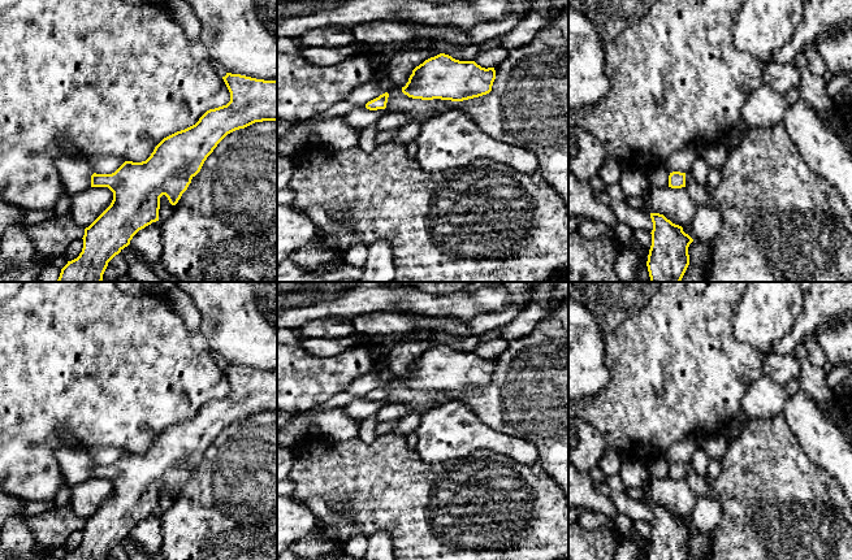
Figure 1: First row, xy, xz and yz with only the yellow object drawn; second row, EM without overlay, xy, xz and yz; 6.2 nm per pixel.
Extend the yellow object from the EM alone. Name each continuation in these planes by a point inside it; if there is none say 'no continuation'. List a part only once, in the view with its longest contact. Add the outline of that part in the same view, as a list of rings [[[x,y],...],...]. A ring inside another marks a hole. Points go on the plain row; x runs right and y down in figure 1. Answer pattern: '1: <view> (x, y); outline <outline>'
no continuation

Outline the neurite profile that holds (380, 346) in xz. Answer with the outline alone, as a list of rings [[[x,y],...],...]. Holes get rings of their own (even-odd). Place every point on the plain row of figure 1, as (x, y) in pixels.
[[[423,330],[401,335],[373,335],[368,346],[373,357],[377,360],[377,363],[380,363],[385,361],[397,343],[428,339],[432,334],[436,333],[438,331]]]

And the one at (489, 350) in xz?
[[[497,338],[486,343],[477,344],[475,353],[481,359],[494,359],[509,347],[509,340]]]

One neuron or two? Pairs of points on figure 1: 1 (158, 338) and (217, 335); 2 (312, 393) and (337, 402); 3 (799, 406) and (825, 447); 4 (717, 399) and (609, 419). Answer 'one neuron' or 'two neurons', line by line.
1: two neurons
2: two neurons
3: one neuron
4: one neuron

